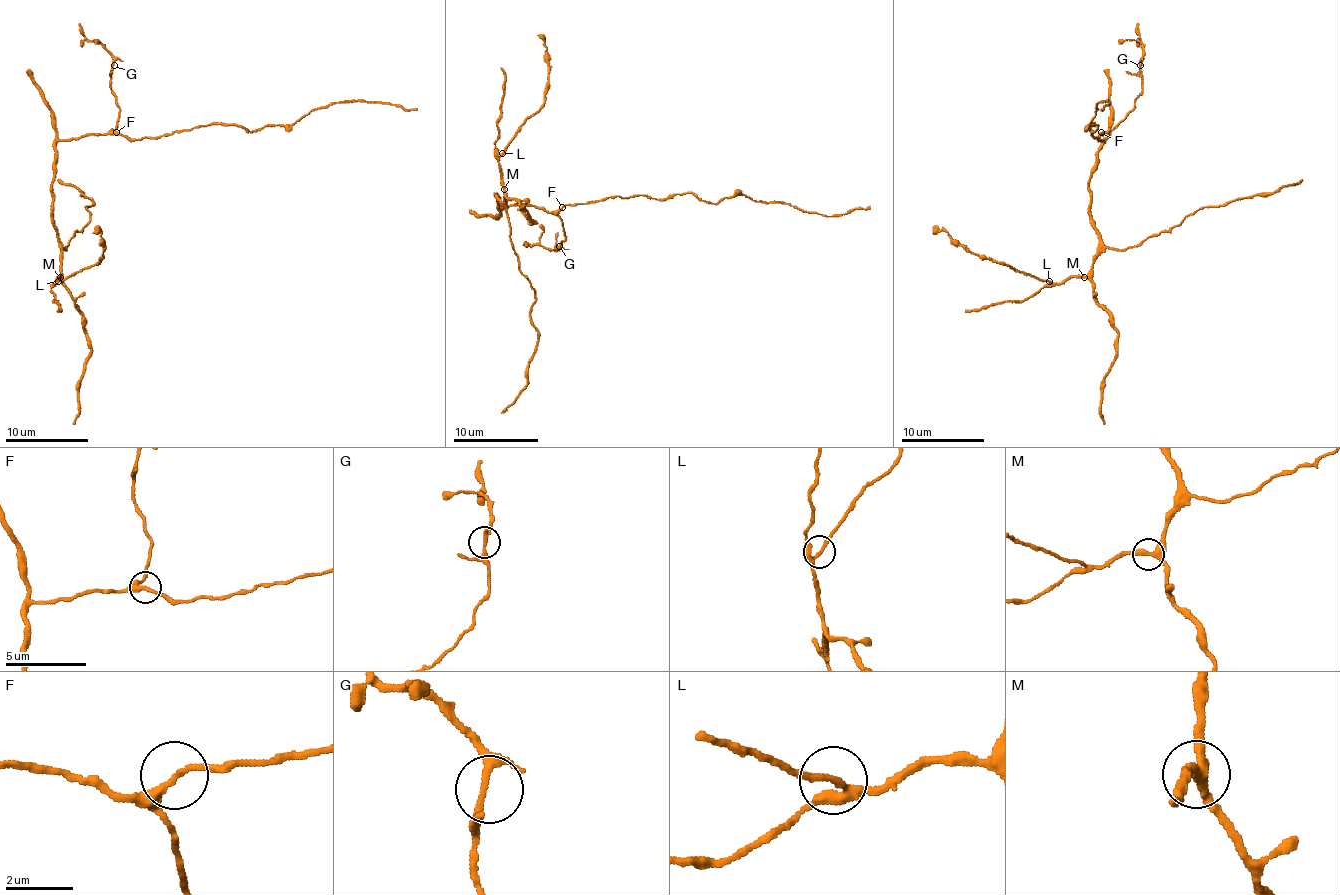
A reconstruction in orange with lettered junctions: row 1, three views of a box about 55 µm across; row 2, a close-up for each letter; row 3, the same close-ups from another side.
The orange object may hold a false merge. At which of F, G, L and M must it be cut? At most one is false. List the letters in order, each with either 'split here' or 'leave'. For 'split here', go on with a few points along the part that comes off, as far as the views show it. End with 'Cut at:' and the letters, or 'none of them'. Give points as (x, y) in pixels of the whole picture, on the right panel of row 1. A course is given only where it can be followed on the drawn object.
F: leave
G: leave
L: leave
M: leave
Cut at: none of them

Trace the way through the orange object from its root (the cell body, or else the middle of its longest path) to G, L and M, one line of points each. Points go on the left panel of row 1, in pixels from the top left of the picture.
G: (78, 138), (108, 134), (116, 128), (120, 109), (110, 80), (114, 65)
L: (78, 138), (56, 142), (52, 192), (54, 229), (62, 250), (62, 273), (54, 283), (58, 281)
M: (78, 138), (56, 142), (52, 192), (54, 229), (62, 250), (60, 277)

